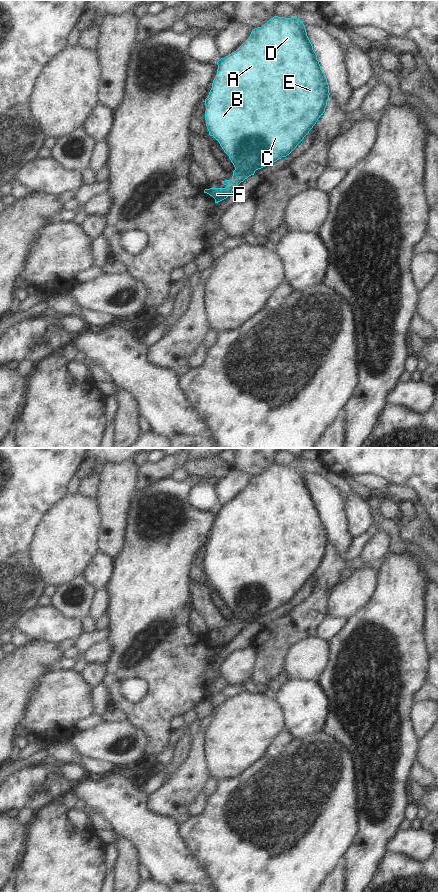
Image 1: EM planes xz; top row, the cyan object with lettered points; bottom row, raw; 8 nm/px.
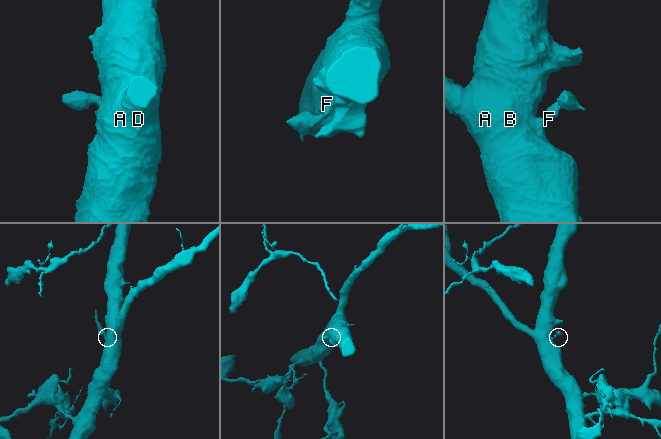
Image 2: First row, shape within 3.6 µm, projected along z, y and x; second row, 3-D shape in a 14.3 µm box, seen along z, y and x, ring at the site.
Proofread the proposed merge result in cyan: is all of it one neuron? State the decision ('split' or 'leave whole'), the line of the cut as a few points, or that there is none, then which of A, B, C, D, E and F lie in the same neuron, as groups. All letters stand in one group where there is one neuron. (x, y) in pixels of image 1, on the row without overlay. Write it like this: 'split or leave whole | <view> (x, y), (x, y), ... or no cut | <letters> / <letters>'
leave whole | no cut | A B C D E F

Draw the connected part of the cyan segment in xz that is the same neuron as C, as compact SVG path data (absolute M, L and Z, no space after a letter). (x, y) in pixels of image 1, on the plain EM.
M274 464L261 475L252 478L249 486L234 500L218 510L216 525L205 547L205 568L213 584L229 604L235 618L231 628L222 629L226 636L205 637L218 651L226 647L241 630L255 619L289 603L304 587L325 560L329 533L321 518L317 503L307 484L304 472L295 464Z

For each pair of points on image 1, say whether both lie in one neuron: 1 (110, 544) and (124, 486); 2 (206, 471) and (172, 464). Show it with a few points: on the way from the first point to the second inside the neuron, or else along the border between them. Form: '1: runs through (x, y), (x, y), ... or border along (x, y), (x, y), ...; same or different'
1: runs through (114, 530), (116, 500); same
2: border along (203, 458), (191, 460), (183, 468); different

